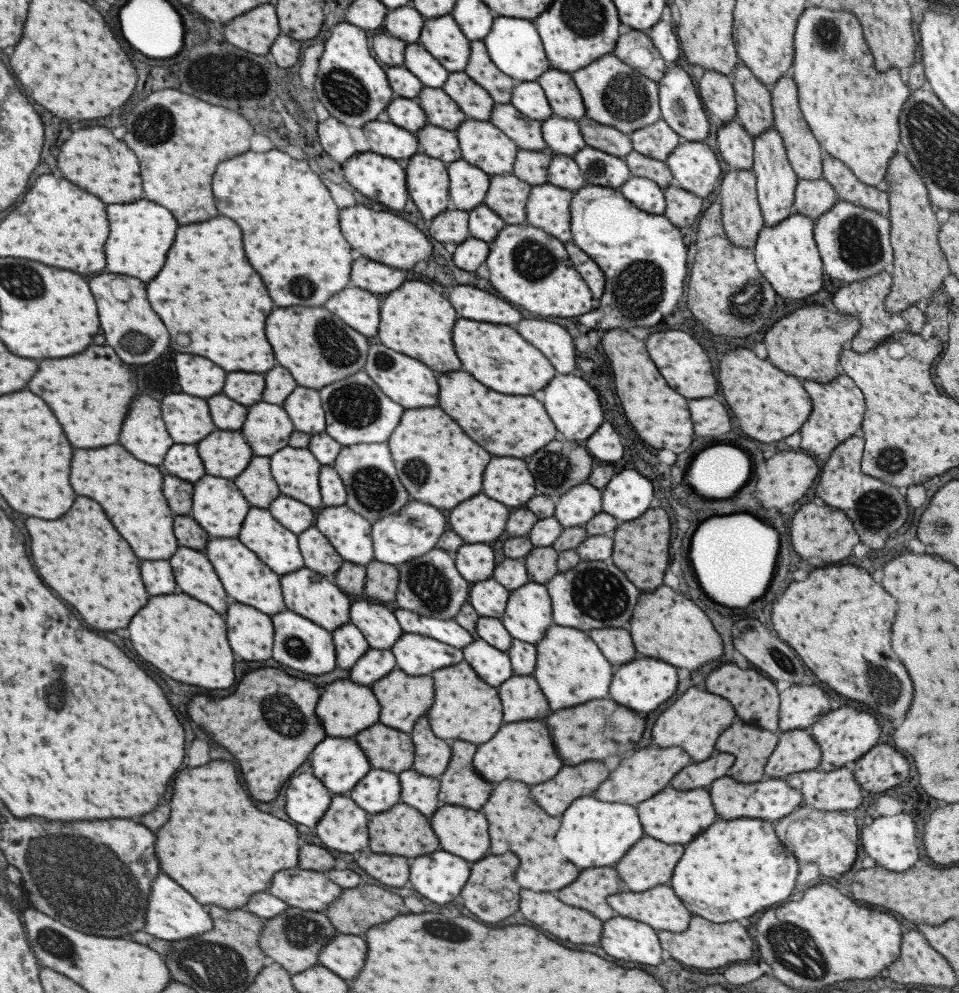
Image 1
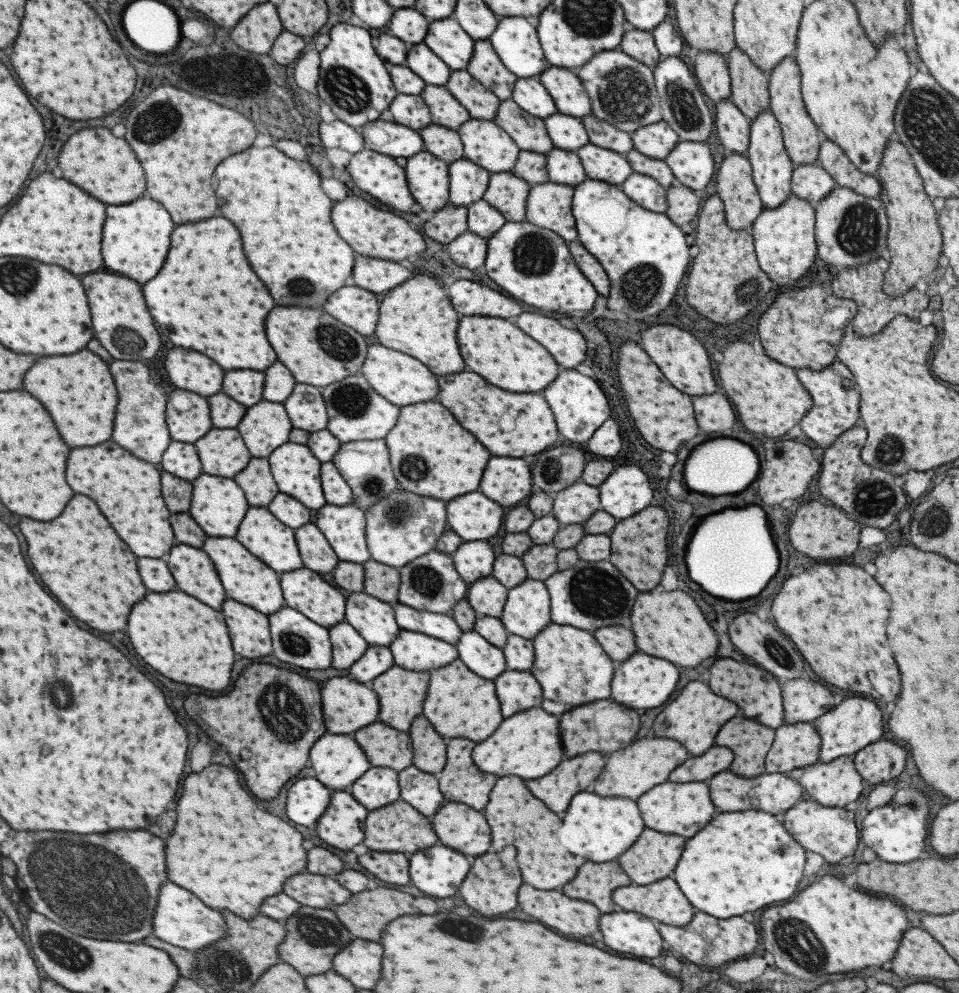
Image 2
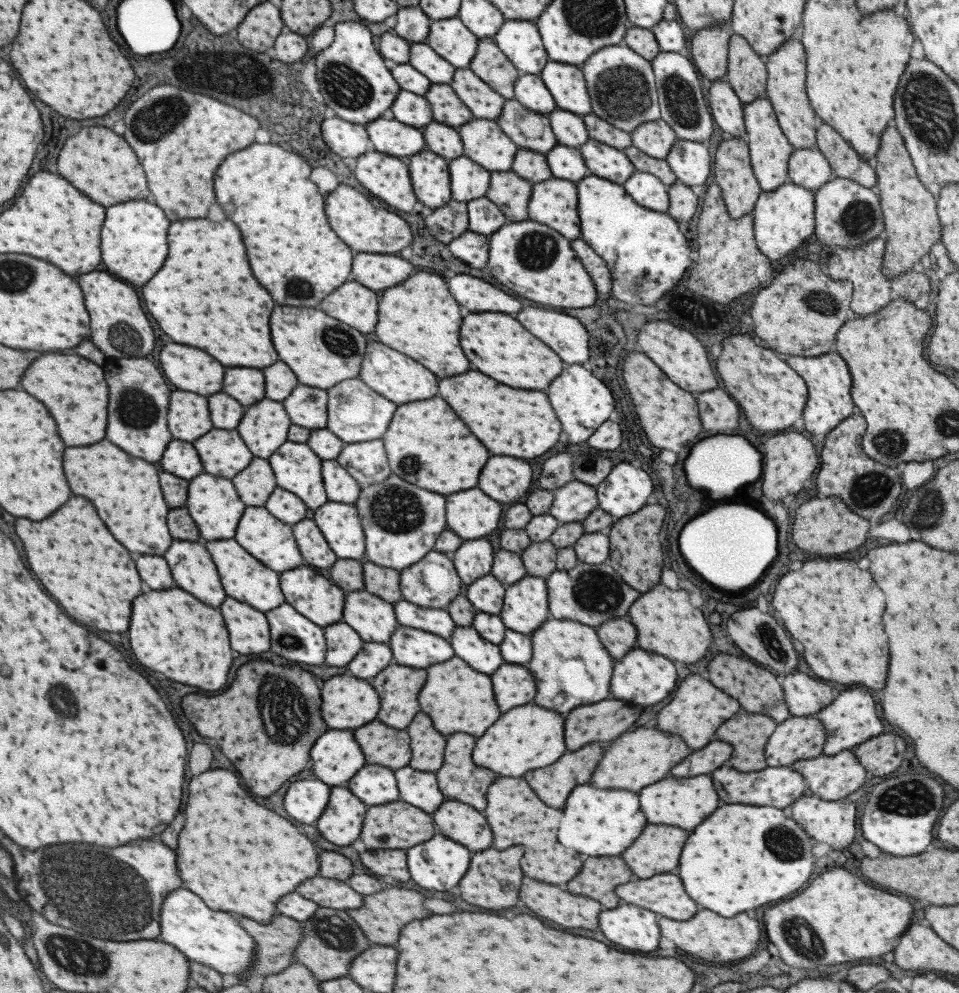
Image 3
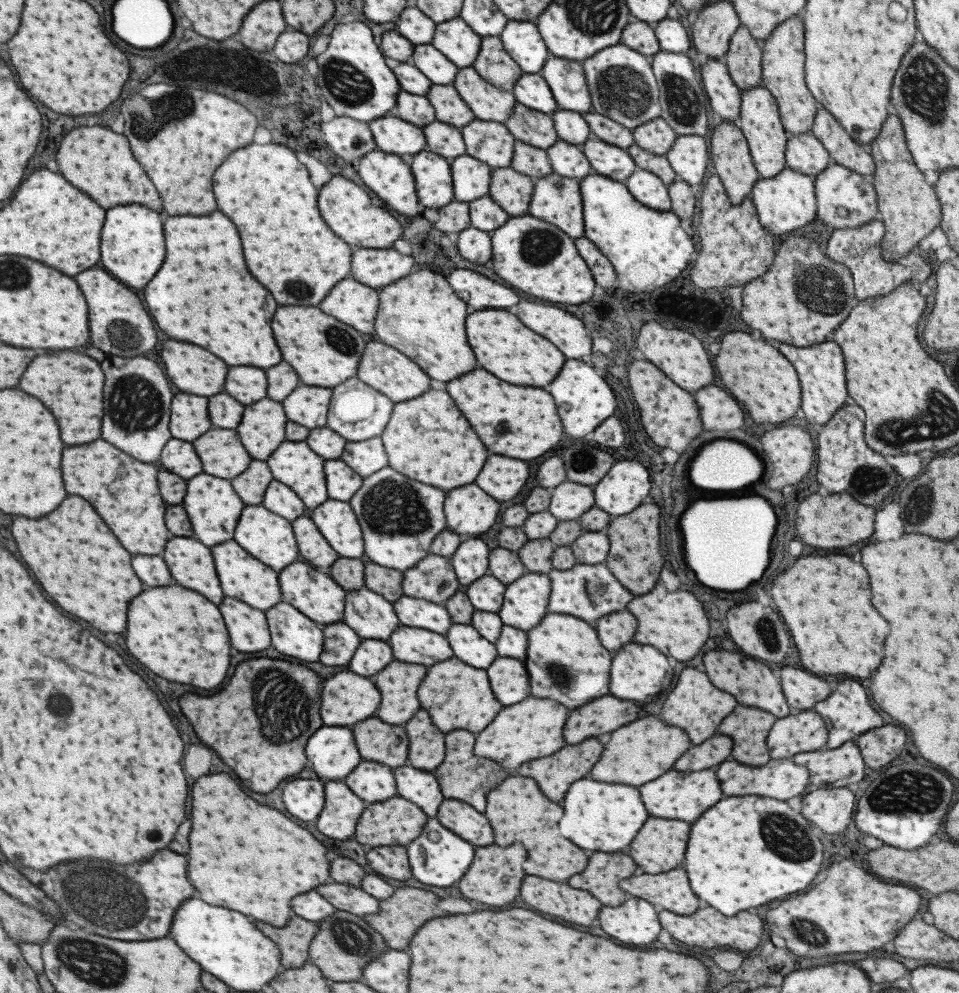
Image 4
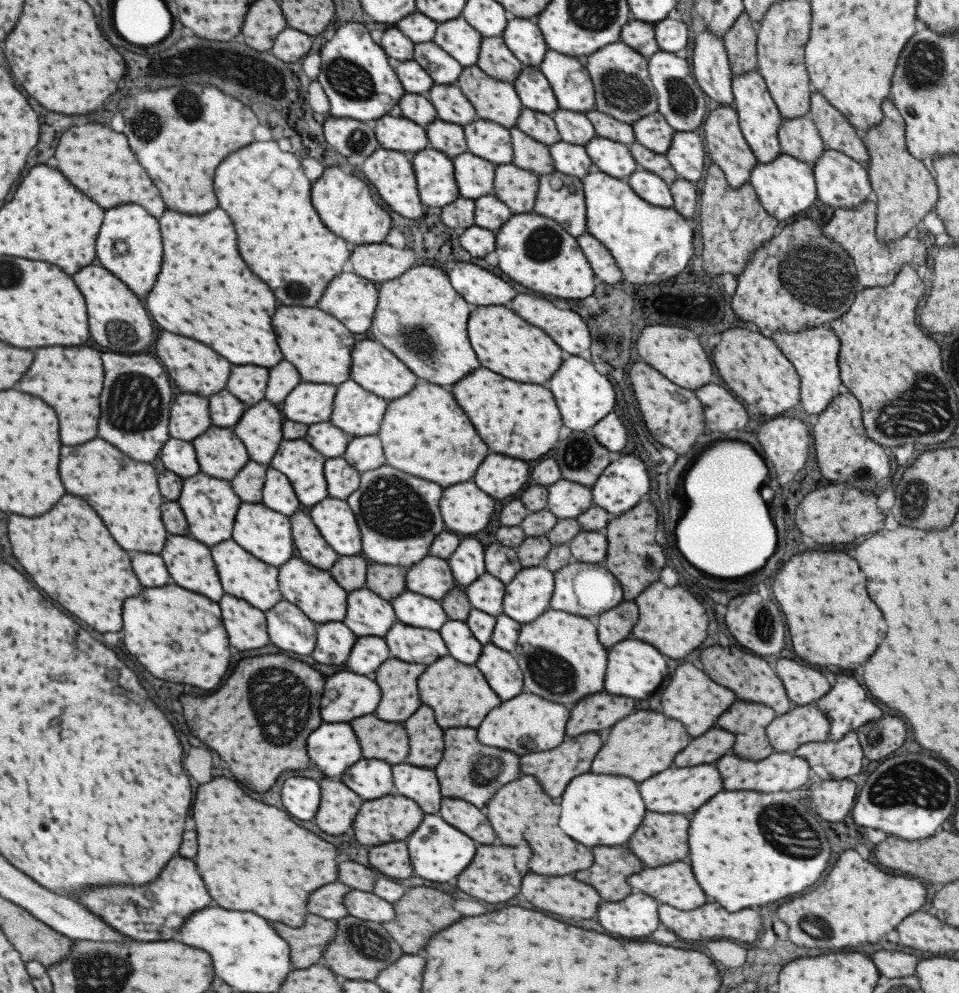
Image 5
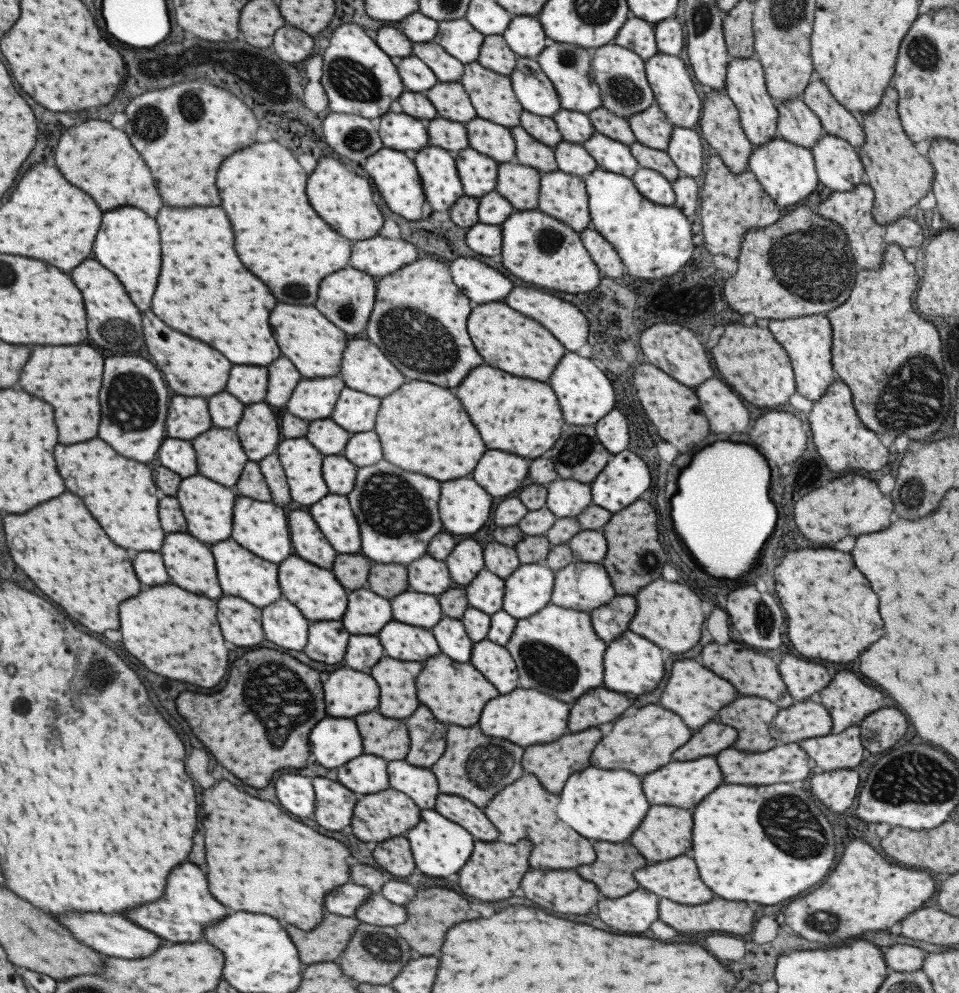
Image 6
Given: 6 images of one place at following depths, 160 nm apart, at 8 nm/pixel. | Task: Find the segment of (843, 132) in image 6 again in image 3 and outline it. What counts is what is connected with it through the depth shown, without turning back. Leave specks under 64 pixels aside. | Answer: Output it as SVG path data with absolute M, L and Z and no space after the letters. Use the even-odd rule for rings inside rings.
M820 122L816 126L816 148L827 160L832 174L875 189L876 174L871 162L863 160L837 132Z

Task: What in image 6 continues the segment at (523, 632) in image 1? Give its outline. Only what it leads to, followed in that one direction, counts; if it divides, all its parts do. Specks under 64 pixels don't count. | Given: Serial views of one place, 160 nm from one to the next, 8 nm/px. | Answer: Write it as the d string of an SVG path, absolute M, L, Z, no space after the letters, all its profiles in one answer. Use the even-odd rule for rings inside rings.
M543 563L520 564L505 580L502 609L518 621L550 602L554 572Z

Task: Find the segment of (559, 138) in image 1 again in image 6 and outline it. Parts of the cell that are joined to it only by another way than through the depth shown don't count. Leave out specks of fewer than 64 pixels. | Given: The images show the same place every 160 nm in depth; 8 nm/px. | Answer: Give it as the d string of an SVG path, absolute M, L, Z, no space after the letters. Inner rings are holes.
M559 109L550 117L556 124L560 140L565 142L581 144L595 132L586 114L573 110Z

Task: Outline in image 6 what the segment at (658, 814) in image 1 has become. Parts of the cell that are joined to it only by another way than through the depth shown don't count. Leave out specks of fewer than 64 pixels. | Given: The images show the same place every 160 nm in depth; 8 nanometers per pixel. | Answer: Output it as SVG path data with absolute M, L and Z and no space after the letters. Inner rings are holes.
M705 756L691 762L669 762L663 768L643 776L643 794L649 804L667 804L667 806L679 806L685 810L695 808L695 804L707 796L711 790L715 790L723 782L721 772L715 764L715 758Z

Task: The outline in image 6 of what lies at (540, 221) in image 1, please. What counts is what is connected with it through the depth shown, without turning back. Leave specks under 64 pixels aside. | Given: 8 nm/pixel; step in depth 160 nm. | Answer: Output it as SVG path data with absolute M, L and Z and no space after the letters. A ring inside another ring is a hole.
M559 169L541 174L537 210L579 233L589 228L588 196L579 176Z

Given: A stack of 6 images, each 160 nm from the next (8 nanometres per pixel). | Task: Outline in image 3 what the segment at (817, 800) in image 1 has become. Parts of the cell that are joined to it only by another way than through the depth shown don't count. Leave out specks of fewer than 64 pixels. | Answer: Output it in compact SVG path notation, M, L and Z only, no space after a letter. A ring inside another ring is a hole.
M851 749L831 756L820 754L790 764L790 769L804 778L804 784L823 800L841 800L865 782L866 770L857 762Z

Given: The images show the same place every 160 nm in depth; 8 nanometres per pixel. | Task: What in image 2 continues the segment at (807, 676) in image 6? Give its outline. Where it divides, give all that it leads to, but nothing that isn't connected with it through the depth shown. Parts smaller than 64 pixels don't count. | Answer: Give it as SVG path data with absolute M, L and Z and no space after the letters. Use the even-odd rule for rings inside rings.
M787 680L780 690L784 723L810 723L838 701L827 687L813 680Z

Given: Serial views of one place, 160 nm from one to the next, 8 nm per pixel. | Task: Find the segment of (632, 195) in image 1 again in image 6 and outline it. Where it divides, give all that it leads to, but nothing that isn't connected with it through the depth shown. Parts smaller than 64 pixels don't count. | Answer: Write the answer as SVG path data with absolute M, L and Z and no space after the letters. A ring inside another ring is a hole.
M639 167L631 178L633 186L647 200L663 206L671 206L674 201L674 192L671 183L655 170Z

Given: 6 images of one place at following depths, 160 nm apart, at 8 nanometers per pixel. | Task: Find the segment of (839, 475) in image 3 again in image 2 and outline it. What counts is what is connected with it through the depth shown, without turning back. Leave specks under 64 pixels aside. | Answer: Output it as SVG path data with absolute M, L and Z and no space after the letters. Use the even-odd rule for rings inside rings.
M860 423L842 432L827 448L821 458L820 469L815 480L819 494L837 504L849 518L857 520L863 526L887 528L899 514L899 510L907 502L906 494L902 491L903 476L891 476L881 470L869 468L860 459L860 450L865 442L865 430Z

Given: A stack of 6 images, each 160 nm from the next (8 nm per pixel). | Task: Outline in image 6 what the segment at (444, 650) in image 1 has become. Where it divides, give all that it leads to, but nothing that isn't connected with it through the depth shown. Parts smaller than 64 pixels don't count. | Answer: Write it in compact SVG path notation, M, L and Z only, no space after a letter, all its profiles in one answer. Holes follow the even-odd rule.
M387 622L377 634L383 650L391 658L423 662L429 656L439 654L439 648L429 630L417 626L405 626L401 622Z

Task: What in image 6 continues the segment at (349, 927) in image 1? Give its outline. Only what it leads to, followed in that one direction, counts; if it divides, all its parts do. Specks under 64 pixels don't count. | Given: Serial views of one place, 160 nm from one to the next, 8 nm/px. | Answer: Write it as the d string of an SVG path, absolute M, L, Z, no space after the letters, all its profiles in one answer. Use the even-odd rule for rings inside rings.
M427 888L427 890L417 892L405 904L405 910L407 910L407 922L394 926L394 929L403 940L406 940L415 953L423 954L423 956L429 956L439 950L447 928L451 928L453 924L463 922L463 920L479 918L477 912L469 910L465 898L461 898L459 894L455 894L451 890L443 890L443 888Z

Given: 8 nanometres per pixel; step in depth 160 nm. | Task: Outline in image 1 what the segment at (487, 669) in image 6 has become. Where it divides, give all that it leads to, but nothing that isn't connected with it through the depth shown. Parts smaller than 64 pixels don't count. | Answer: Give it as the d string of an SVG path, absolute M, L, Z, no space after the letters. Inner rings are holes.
M511 675L499 688L503 706L503 722L539 720L547 716L547 702L539 692L535 680L529 676Z

